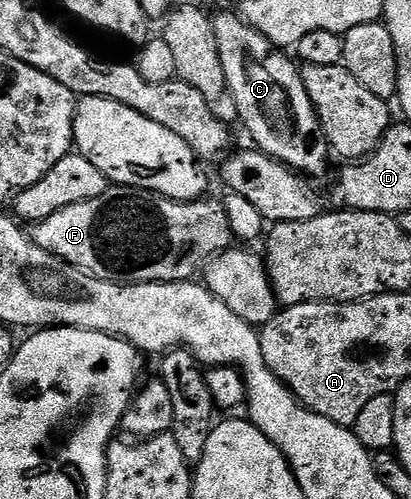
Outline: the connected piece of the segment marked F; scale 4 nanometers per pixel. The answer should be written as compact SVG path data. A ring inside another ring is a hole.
M110 187L98 199L72 203L31 226L30 236L42 251L81 269L94 279L119 285L145 285L151 281L191 281L204 266L226 249L233 248L234 238L219 200L172 201L142 189Z

